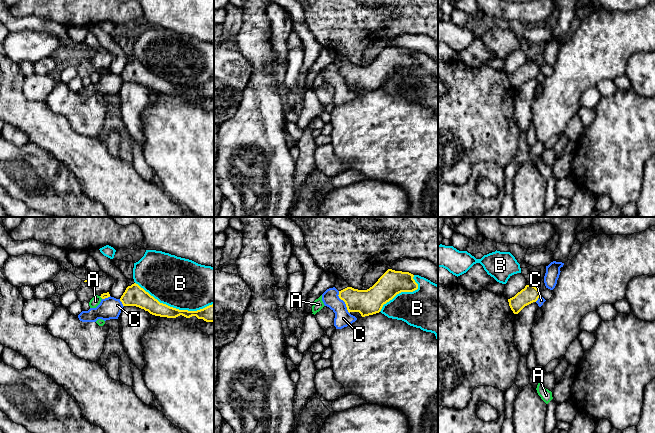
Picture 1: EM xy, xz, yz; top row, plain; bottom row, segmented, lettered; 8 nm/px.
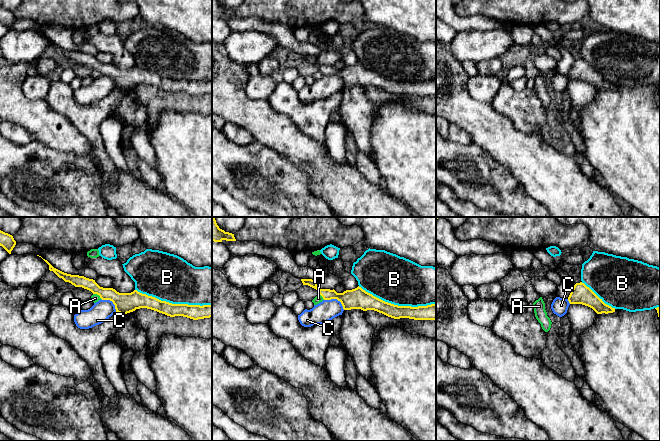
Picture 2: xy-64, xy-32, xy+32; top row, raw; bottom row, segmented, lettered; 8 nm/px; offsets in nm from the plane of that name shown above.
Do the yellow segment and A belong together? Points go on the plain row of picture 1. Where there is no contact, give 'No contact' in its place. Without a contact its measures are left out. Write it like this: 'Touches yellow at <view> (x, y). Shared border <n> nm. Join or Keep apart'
Touches yellow at xy (101, 73). Shared border 40 nm. Keep apart

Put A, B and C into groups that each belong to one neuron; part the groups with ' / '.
A / B / C

